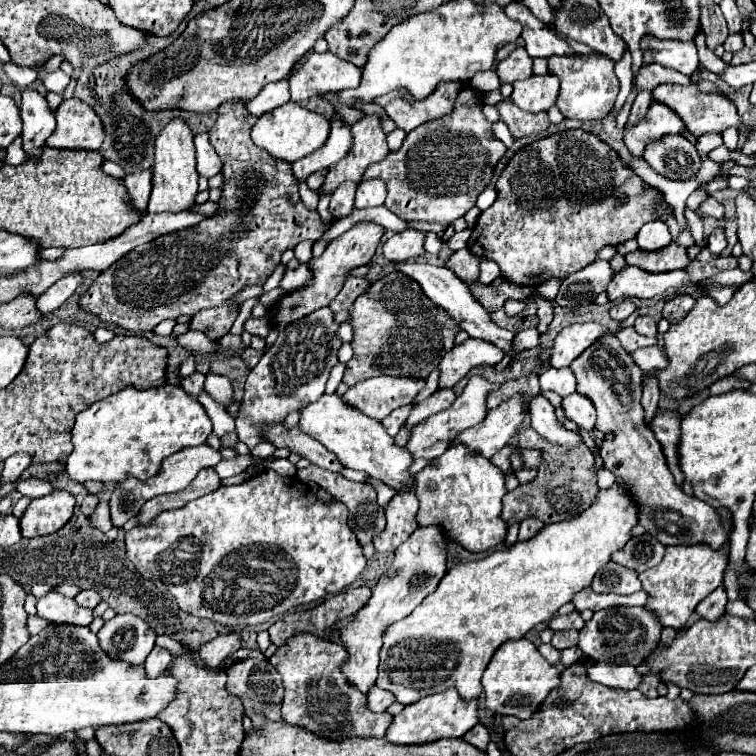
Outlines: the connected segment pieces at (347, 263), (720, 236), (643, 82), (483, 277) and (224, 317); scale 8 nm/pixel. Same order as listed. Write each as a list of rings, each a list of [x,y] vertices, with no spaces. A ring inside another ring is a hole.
[[[357,222],[351,230],[347,230],[345,234],[341,234],[339,238],[331,240],[325,248],[325,252],[319,256],[319,258],[313,258],[309,262],[311,270],[313,270],[313,282],[309,282],[307,286],[283,296],[275,306],[273,310],[275,312],[275,318],[273,318],[273,324],[279,326],[279,330],[283,330],[289,322],[297,320],[297,318],[303,318],[305,314],[311,314],[313,310],[321,308],[321,306],[327,306],[333,296],[337,296],[337,292],[341,290],[341,284],[345,282],[345,276],[351,268],[357,268],[357,266],[365,266],[371,262],[377,246],[379,246],[379,240],[383,236],[385,228],[375,224],[375,222]]]
[[[719,226],[719,228],[715,228],[715,232],[709,236],[709,244],[707,244],[707,248],[717,256],[717,254],[721,254],[721,250],[727,246],[727,240],[725,240],[725,234],[723,234],[723,228]]]
[[[653,63],[642,66],[636,78],[637,92],[653,91],[659,84],[672,83],[687,86],[693,84],[691,77],[681,72]]]
[[[481,260],[477,282],[479,282],[479,284],[491,284],[497,276],[499,276],[499,268],[497,268],[497,264],[495,264],[493,260]]]
[[[219,306],[219,308],[207,308],[197,312],[191,318],[189,328],[197,328],[201,332],[205,332],[209,338],[219,340],[223,334],[227,334],[233,326],[237,318],[237,310],[235,308],[227,308],[227,306]]]

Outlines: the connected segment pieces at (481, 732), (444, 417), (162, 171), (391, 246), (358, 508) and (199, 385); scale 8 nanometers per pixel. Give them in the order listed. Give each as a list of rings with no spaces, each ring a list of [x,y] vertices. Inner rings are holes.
[[[477,724],[469,732],[465,732],[463,740],[469,742],[469,744],[473,744],[473,746],[477,746],[477,748],[485,750],[487,744],[489,744],[489,730],[483,724]]]
[[[471,376],[469,384],[467,384],[465,390],[463,390],[463,394],[457,396],[455,402],[453,402],[447,410],[443,410],[443,412],[439,412],[439,414],[433,414],[433,416],[429,416],[425,422],[413,426],[411,432],[409,432],[407,446],[405,446],[405,448],[413,454],[413,460],[419,460],[419,458],[433,460],[433,458],[441,456],[441,454],[455,442],[455,438],[457,438],[463,430],[479,424],[479,422],[487,416],[485,398],[487,398],[487,394],[489,394],[491,390],[495,390],[495,384],[487,382],[487,380],[481,378],[481,376]]]
[[[173,118],[163,126],[163,130],[155,138],[155,154],[153,154],[153,190],[149,198],[149,212],[181,212],[195,204],[197,194],[197,170],[195,170],[195,146],[193,132],[181,120]]]
[[[409,228],[405,232],[399,232],[383,244],[383,256],[391,262],[403,262],[409,258],[417,258],[425,252],[423,238],[425,238],[425,234],[419,230]]]
[[[315,464],[303,468],[297,472],[297,476],[303,480],[303,482],[317,482],[325,492],[329,492],[335,500],[343,502],[349,510],[349,526],[351,530],[357,534],[357,540],[361,546],[367,546],[373,542],[375,536],[379,536],[383,530],[385,530],[385,512],[379,508],[377,504],[377,492],[373,490],[371,484],[361,484],[361,482],[351,482],[347,478],[343,478],[341,474],[335,474],[335,472],[329,472],[329,470],[323,470]]]
[[[195,372],[193,376],[189,376],[187,380],[181,380],[183,390],[191,396],[191,398],[199,398],[199,394],[203,392],[203,384],[205,384],[205,374]]]

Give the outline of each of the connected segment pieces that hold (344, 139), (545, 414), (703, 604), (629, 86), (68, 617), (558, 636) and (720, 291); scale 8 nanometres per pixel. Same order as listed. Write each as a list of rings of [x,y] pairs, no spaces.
[[[337,114],[331,118],[331,134],[327,142],[313,154],[293,162],[295,178],[307,178],[309,174],[329,168],[343,160],[353,148],[353,132],[351,126],[345,124]]]
[[[539,394],[529,402],[529,416],[531,416],[533,430],[547,442],[565,446],[565,448],[577,448],[579,444],[583,444],[583,438],[579,432],[567,430],[559,424],[559,420],[555,416],[555,408],[551,406],[551,402],[545,396]]]
[[[721,586],[721,588],[717,588],[713,594],[709,594],[707,598],[703,598],[703,600],[697,604],[695,612],[697,612],[703,620],[713,622],[713,620],[717,620],[717,616],[721,618],[721,616],[725,614],[725,604],[727,604],[727,594],[725,594],[725,588]]]
[[[629,48],[625,50],[625,58],[621,58],[621,60],[615,64],[615,74],[617,74],[619,82],[621,82],[621,90],[619,90],[619,96],[617,96],[617,102],[615,102],[613,110],[609,112],[609,118],[613,118],[613,120],[617,118],[617,114],[621,112],[627,96],[629,96],[631,90],[633,90],[633,70],[631,70],[631,52],[629,52]]]
[[[49,592],[47,596],[37,600],[37,614],[49,622],[63,622],[75,626],[87,626],[93,616],[91,610],[77,606],[71,598]]]
[[[563,630],[563,632],[555,632],[551,644],[553,644],[557,650],[563,650],[563,648],[577,646],[577,642],[579,642],[579,632],[577,632],[577,630]]]
[[[731,286],[731,288],[713,288],[713,290],[709,290],[709,296],[713,296],[715,300],[717,300],[717,304],[725,304],[725,302],[729,302],[729,298],[733,296],[733,292],[737,290],[737,286]]]

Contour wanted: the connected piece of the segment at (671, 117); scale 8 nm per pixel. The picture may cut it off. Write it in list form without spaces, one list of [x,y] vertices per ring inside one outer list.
[[[653,102],[645,120],[623,134],[623,142],[635,158],[641,158],[649,142],[669,134],[683,134],[683,130],[683,120],[671,108],[665,108],[665,104],[661,102]]]

